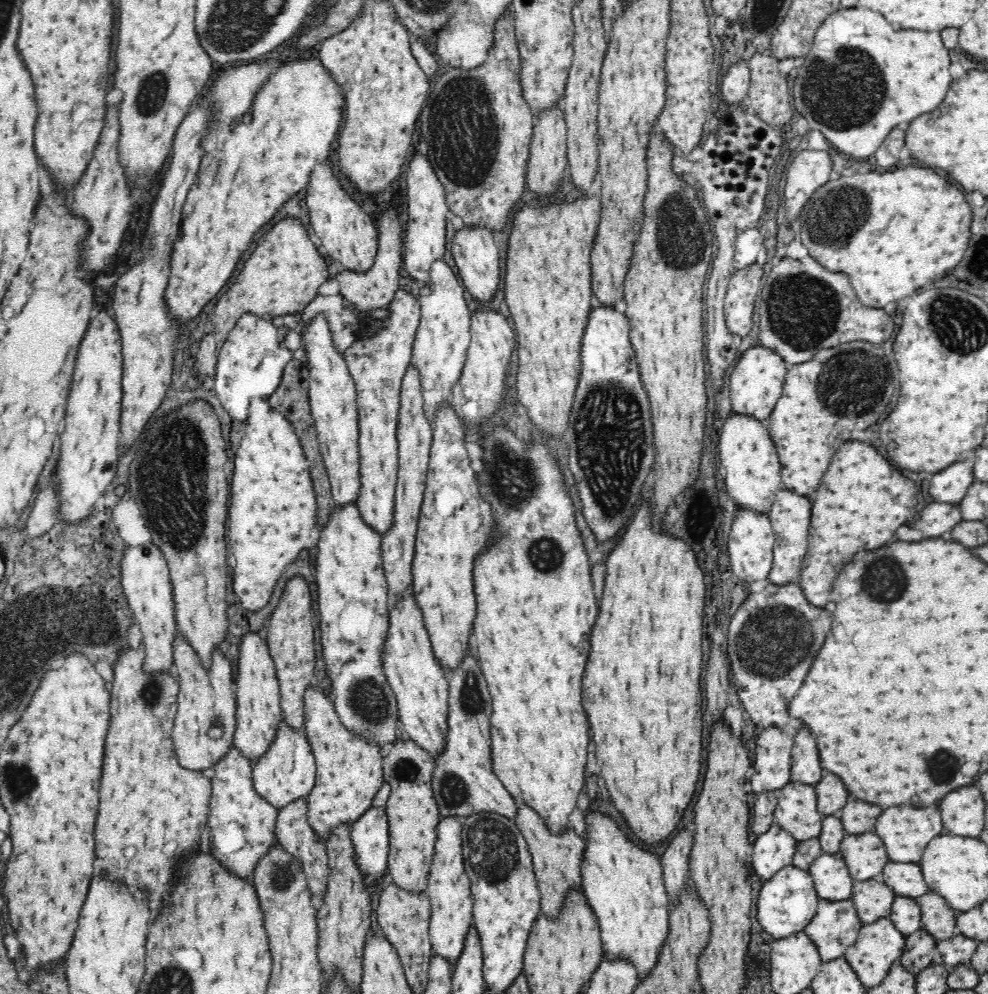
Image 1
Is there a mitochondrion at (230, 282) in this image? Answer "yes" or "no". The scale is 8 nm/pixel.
no

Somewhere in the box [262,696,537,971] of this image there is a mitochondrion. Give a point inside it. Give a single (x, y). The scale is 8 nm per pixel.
(493, 855)

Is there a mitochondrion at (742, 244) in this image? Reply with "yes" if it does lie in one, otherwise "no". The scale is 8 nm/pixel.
no

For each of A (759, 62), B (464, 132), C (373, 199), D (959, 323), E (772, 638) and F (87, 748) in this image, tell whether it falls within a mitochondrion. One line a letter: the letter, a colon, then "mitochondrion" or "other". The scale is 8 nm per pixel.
A: other
B: mitochondrion
C: other
D: mitochondrion
E: mitochondrion
F: other

